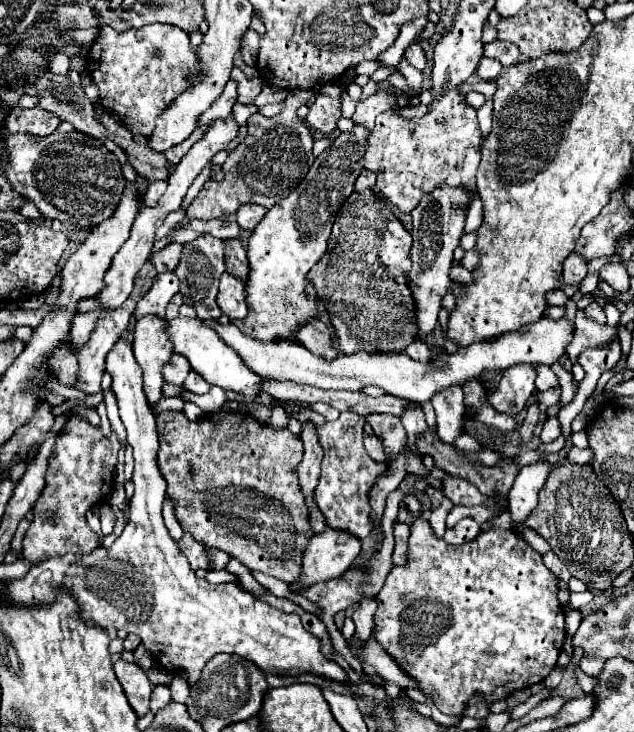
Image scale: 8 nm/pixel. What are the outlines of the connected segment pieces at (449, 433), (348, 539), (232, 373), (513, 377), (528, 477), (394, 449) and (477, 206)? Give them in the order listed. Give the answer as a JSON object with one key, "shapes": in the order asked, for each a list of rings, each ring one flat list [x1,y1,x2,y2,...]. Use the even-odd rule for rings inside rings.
{"shapes":[[[462,386,442,390,432,398,438,422,438,438,452,444,464,434,464,410,462,410]],[[326,524,326,530,316,534,312,544,308,544,308,550,304,552,304,574,298,584,290,584,290,590,296,590,296,586,310,586,338,578,348,570,348,566,352,566,358,554,360,540,356,536,344,530,334,530]],[[184,316,166,320,166,334,174,344,174,352,184,354,188,358,192,370,196,370,210,384,220,386,224,390,242,392,248,398,254,398,254,396,260,394,258,392,258,376,248,366,244,366,242,358,204,320,200,320,200,318,184,318]],[[516,364,504,368,500,370,500,380,496,390,488,392,488,400,498,412,516,414,526,406,528,398,534,394,536,390,534,380,536,380,534,366]],[[538,462,538,464,524,466,520,470,520,474,518,474,518,478,516,478,516,482,508,494,508,502,510,502,508,510,510,510,514,522,524,520,532,512,532,508,538,502,538,492,546,482,548,468,552,468,552,466,554,464]],[[366,414,366,422,374,428,374,434,382,438,388,464,404,450,406,446,406,432,400,418,390,414]],[[474,190,472,202,470,202,470,210,468,210,468,214,466,214,466,228,464,228,464,232,478,230,478,226,482,226,482,220,484,220,482,200,478,198,478,190]]]}

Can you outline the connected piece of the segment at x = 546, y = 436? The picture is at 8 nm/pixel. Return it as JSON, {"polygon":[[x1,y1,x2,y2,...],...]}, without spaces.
{"polygon":[[548,418,546,424,542,426,540,440,542,440,544,444,548,444,548,442,556,440,560,434,562,434,562,430,560,430,560,422,558,422,558,418]]}

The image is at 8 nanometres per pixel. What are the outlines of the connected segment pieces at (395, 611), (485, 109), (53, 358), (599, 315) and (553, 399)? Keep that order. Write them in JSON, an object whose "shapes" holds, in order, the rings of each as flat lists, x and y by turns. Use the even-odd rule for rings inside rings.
{"shapes":[[[418,518,412,524,410,530,410,540,408,540,408,556,406,556,406,564,404,566,394,566,382,586,382,590,378,592,380,598,380,612,376,614,376,626,372,630,372,634,376,634,376,640,384,646,384,650,388,650,388,654,392,654,402,666,404,670,408,670,408,674,412,674,420,686,418,690,424,692,426,696,430,696,434,700,434,704,448,716,462,716,464,704,468,702,468,698,478,692,482,694,488,704,512,694,514,690,532,686,536,682,542,682,550,670,556,666,560,648,564,644,566,638,566,630,564,630,564,610,562,604,558,602,558,576,552,574,544,562,542,562,542,554,536,552,530,544,526,544,522,540,522,536,514,530,514,528,496,528,496,526,488,526,482,528,480,534,470,540,464,542,460,546,452,546,448,542,444,542,442,538,438,538,432,530,432,524,428,520]],[[486,100,484,106,478,110,478,120,480,120,482,138,486,138,492,130,492,100]],[[60,343,48,356,48,364,53,371,50,376,67,387,73,387,77,380,79,366,76,356,70,353,67,344]],[[592,302,590,306,586,306,586,308,584,308,584,314,586,314,586,318,590,318,590,320,594,320,594,322,598,322,598,324,606,324,604,310,602,310,602,306,600,306,598,302]],[[550,388,548,392,538,392,538,400,540,400,540,404,544,404,544,406,556,404,556,402,560,400,560,396,562,396,560,388]]]}

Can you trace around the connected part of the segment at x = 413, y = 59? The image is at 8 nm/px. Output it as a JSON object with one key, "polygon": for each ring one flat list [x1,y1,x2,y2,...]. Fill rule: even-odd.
{"polygon":[[412,44,408,50,406,50,406,60,414,66,414,68,418,68,418,70,424,70,426,68,426,54,424,54,424,50,422,50,422,46,420,44]]}

